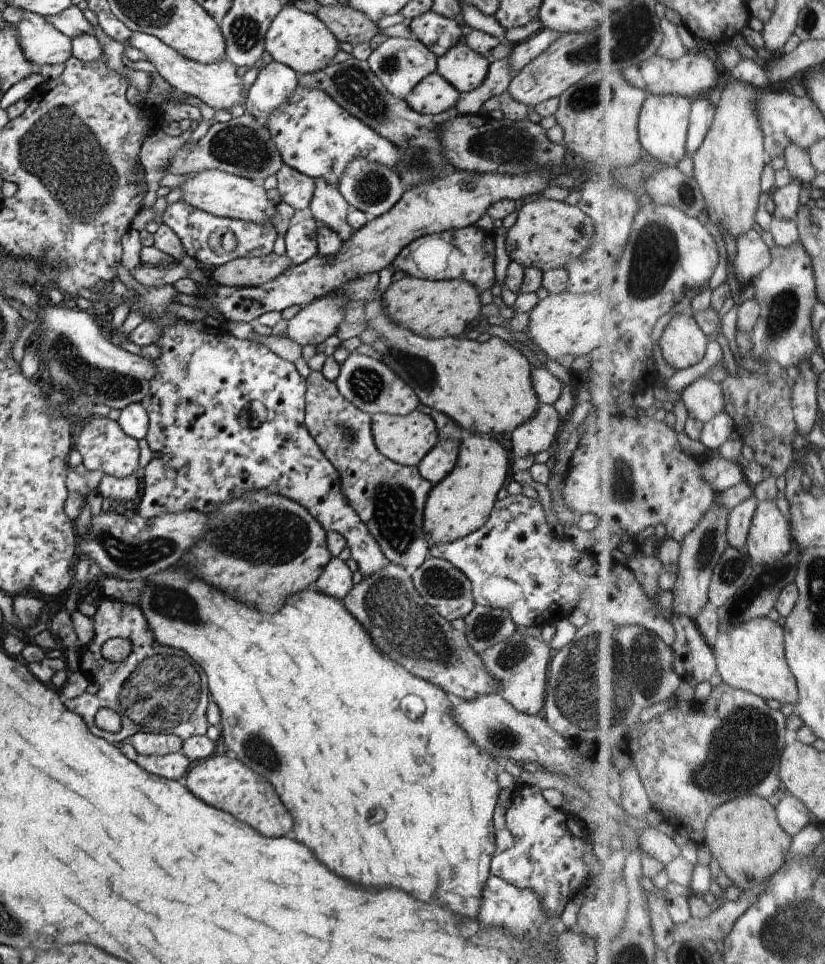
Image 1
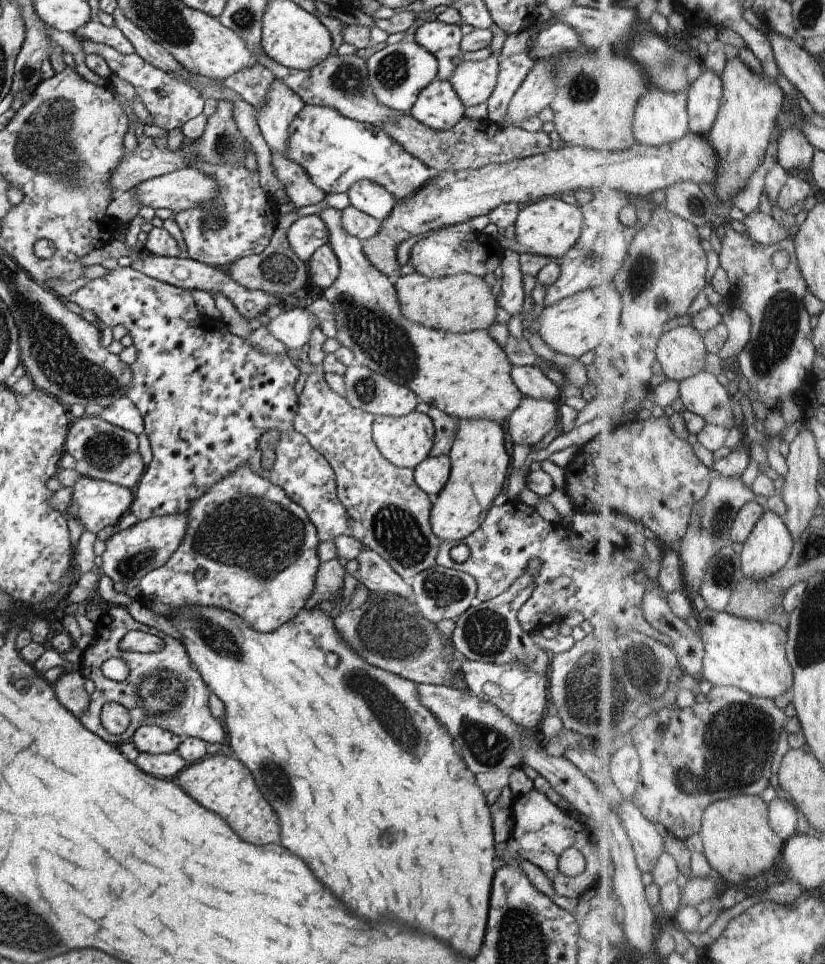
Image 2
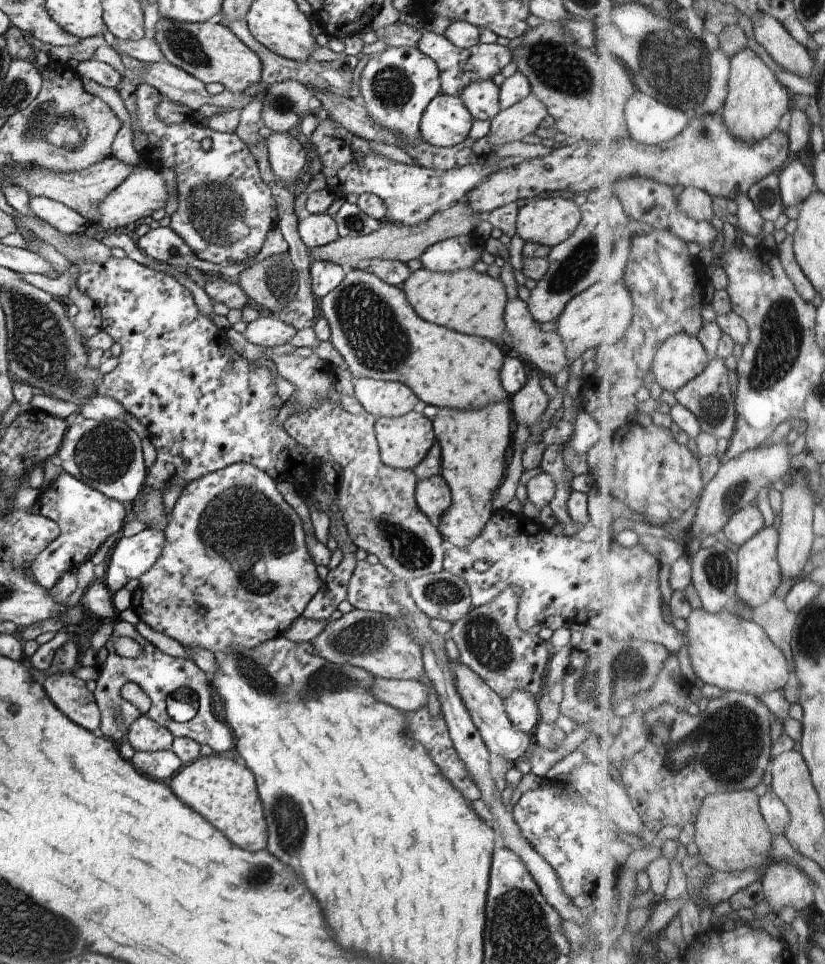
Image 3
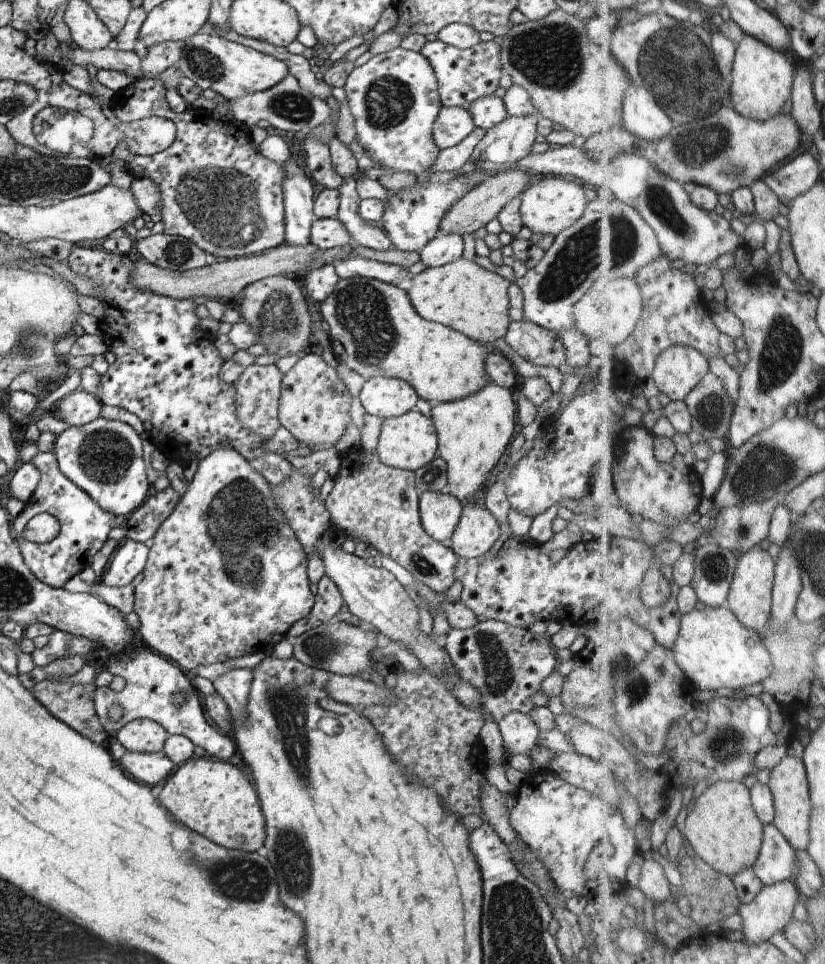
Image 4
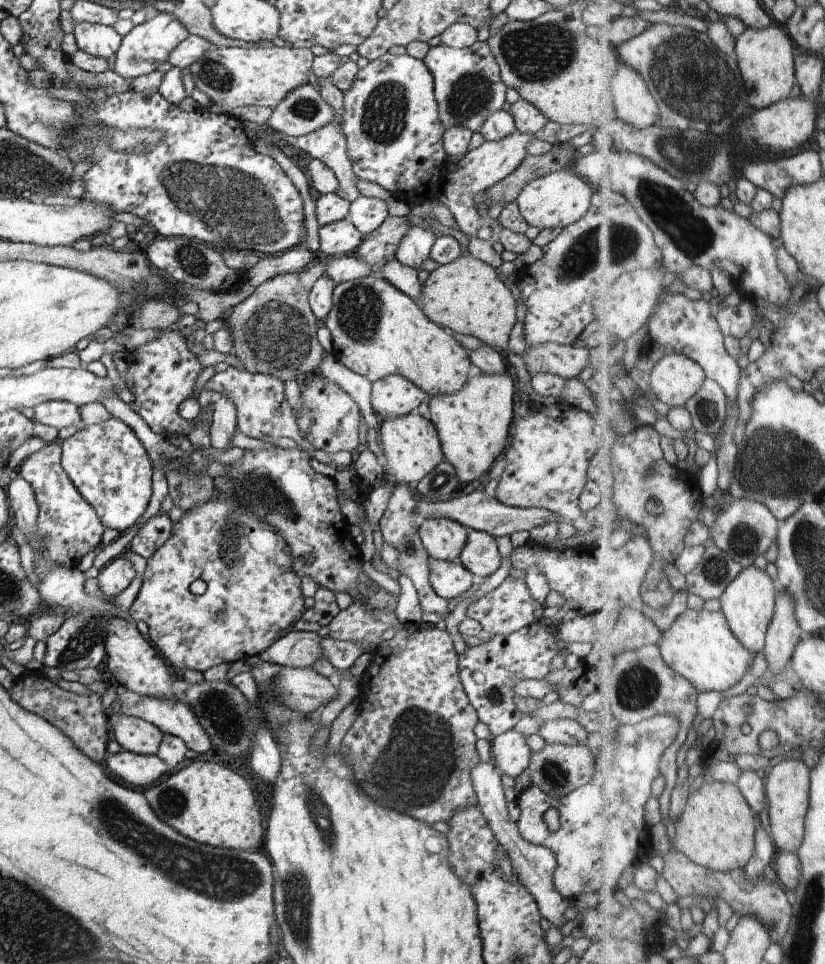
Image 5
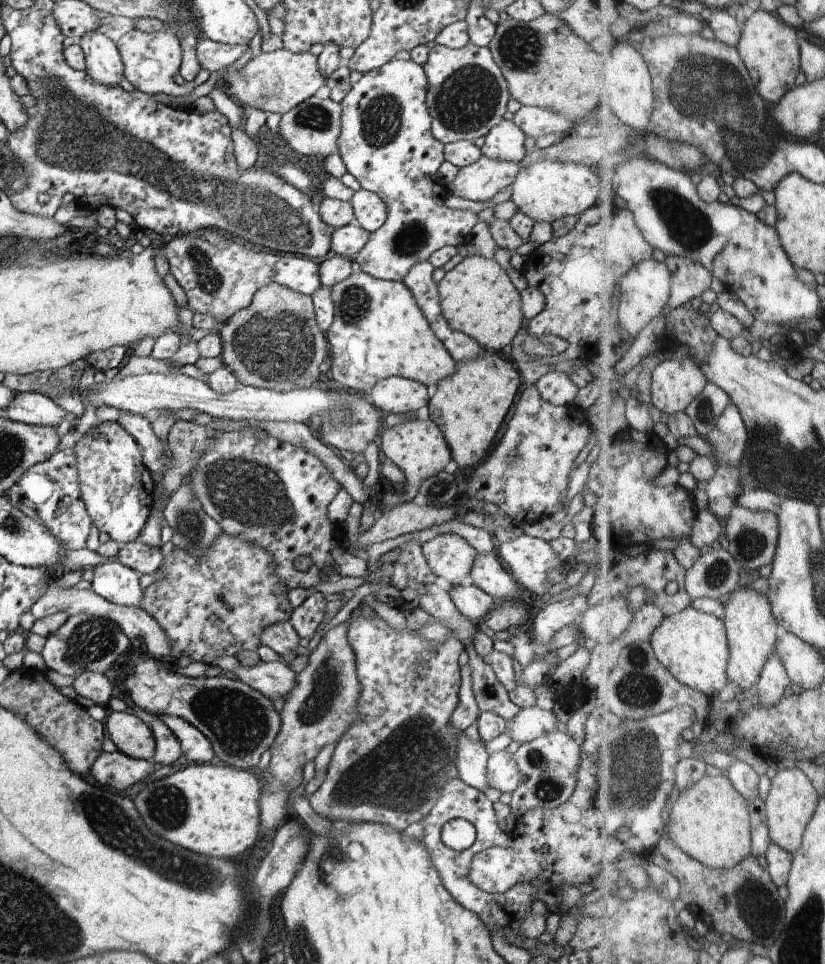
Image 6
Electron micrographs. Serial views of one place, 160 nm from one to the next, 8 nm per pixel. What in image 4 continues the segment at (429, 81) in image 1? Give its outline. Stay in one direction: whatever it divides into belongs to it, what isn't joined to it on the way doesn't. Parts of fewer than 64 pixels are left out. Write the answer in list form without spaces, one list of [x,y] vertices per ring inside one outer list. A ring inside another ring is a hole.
[[[442,106],[432,127],[433,139],[440,149],[450,149],[462,142],[474,127],[473,116],[469,109]]]

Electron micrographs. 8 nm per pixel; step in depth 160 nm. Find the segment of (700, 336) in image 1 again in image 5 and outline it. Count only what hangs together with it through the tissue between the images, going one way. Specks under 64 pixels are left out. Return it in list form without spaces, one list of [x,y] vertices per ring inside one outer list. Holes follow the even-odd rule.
[[[672,353],[652,369],[650,381],[657,398],[676,408],[688,405],[708,380],[700,362],[683,353]]]

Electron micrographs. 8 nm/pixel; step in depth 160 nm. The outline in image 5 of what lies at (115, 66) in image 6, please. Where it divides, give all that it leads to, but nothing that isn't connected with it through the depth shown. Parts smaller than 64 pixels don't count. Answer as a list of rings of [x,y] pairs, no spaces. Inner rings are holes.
[[[76,23],[73,30],[77,48],[106,60],[117,52],[121,35],[111,25],[102,23]]]

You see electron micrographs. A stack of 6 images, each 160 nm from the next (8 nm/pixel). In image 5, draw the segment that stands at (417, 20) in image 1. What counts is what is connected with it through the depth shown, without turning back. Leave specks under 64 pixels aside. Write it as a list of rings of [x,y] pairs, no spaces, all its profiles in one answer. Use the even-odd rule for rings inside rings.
[[[477,41],[466,49],[440,45],[432,47],[423,60],[434,80],[434,98],[438,102],[438,118],[445,130],[462,126],[472,133],[480,131],[490,114],[502,110],[507,101],[508,86],[501,78],[500,68],[490,52],[488,42]]]

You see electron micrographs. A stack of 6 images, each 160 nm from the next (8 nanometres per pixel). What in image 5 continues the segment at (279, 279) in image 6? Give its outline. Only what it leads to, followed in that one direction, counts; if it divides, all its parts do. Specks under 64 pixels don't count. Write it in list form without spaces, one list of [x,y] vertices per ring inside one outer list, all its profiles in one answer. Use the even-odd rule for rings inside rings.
[[[300,241],[296,246],[275,253],[272,256],[262,255],[257,264],[246,271],[246,282],[257,287],[272,277],[303,271],[312,261],[312,250],[308,249],[306,241]]]

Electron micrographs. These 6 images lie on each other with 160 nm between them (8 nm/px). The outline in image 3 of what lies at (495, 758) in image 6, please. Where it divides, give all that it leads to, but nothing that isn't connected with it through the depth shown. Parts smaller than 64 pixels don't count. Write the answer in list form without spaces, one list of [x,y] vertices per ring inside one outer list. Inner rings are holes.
[[[516,689],[503,701],[511,723],[516,728],[533,735],[536,726],[539,724],[537,698],[526,689]]]

